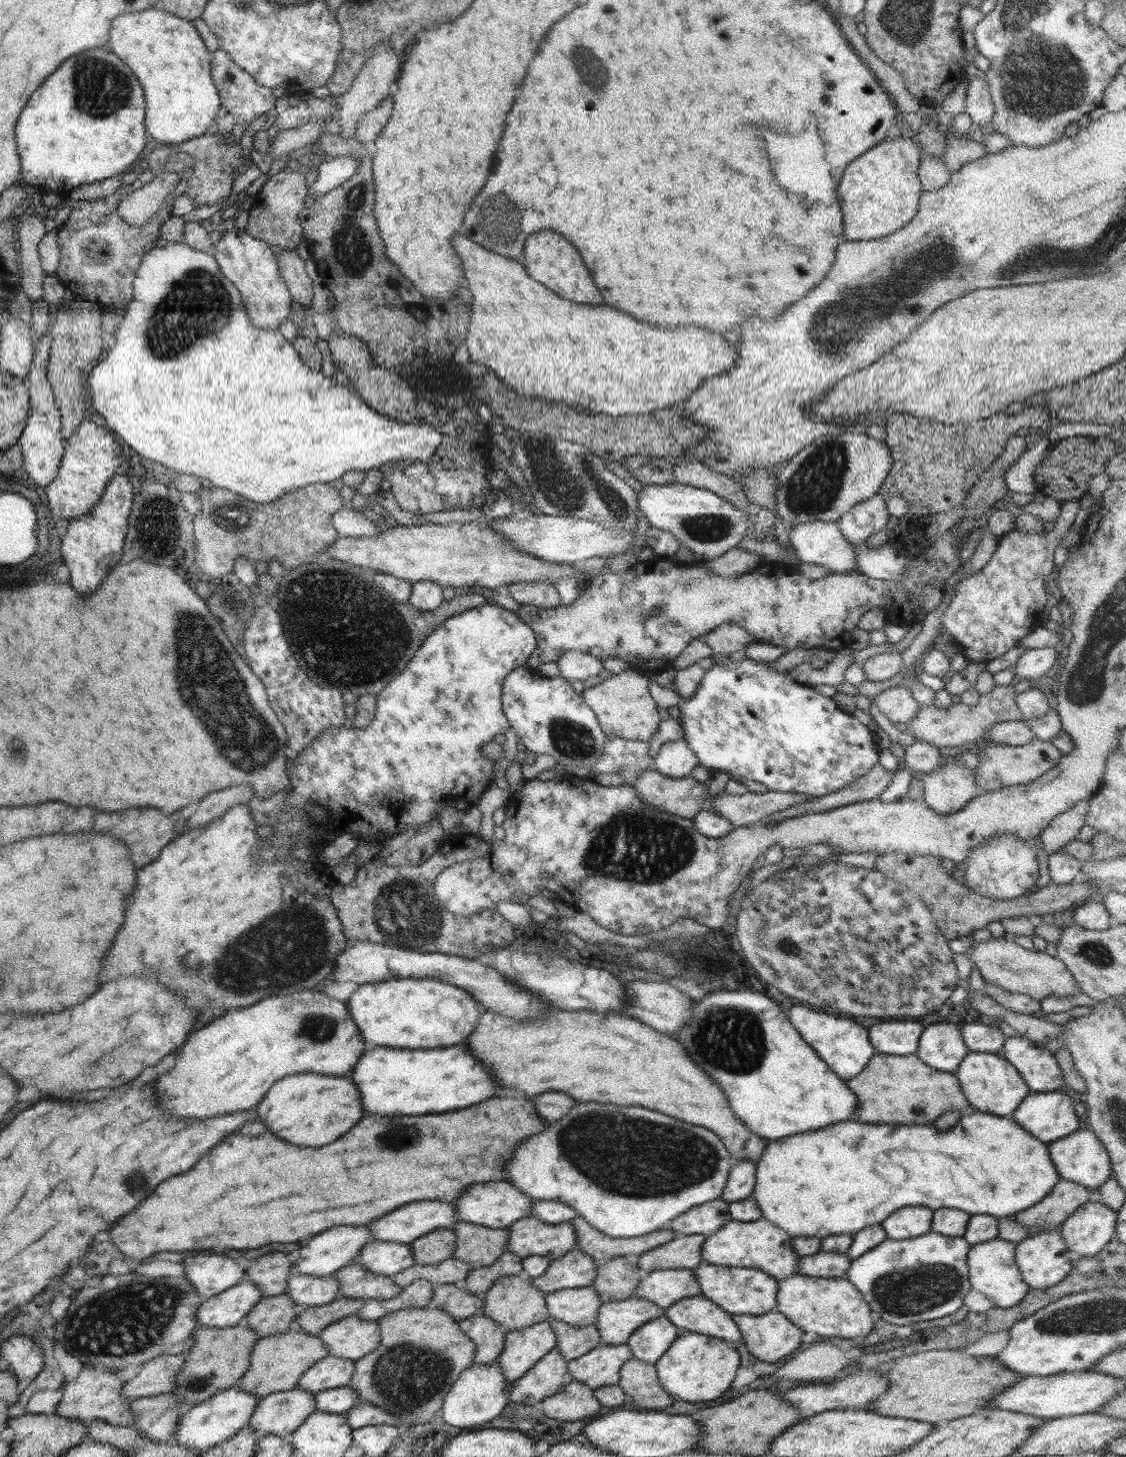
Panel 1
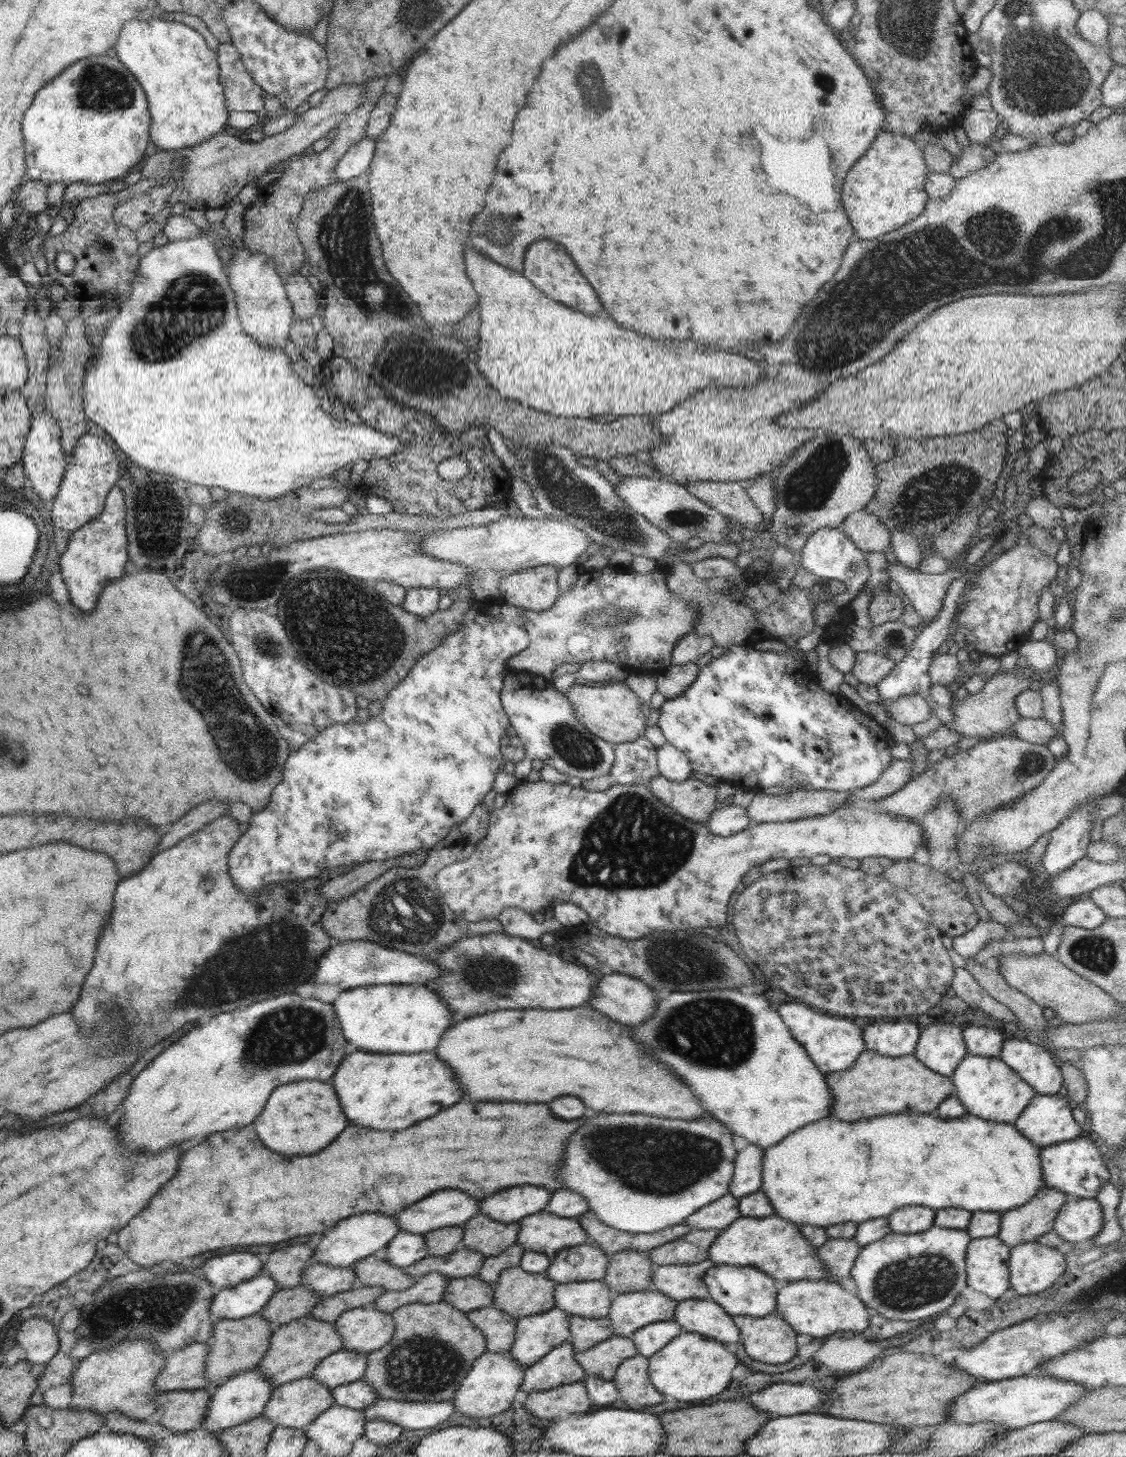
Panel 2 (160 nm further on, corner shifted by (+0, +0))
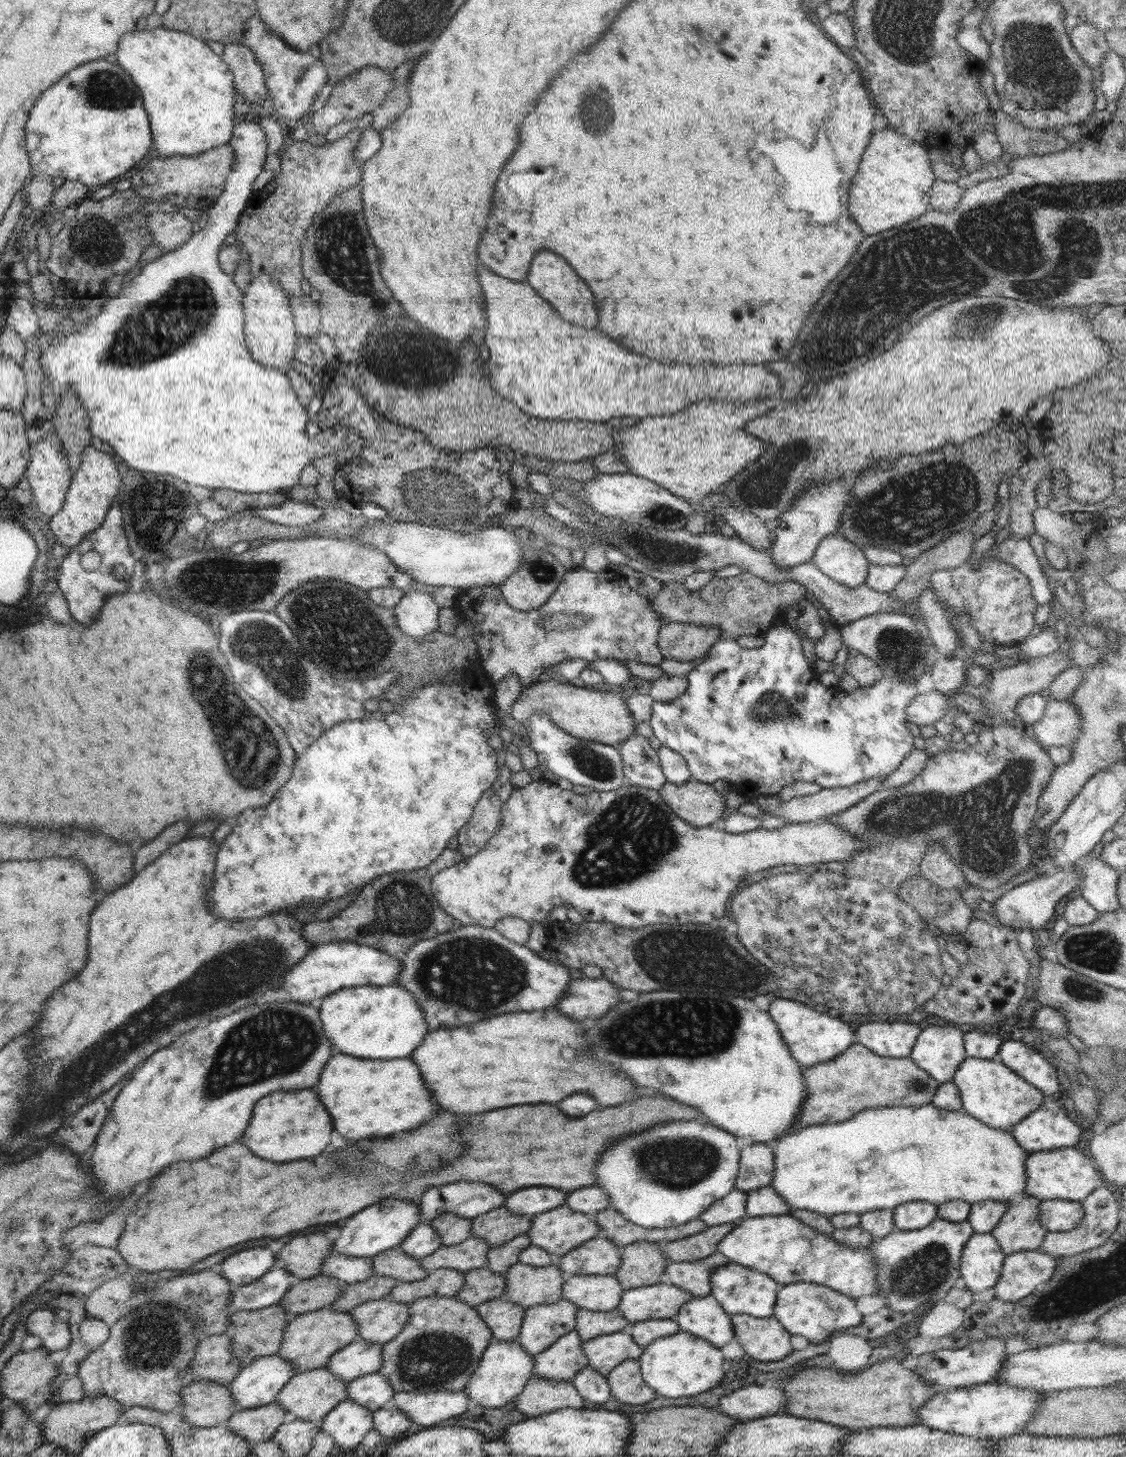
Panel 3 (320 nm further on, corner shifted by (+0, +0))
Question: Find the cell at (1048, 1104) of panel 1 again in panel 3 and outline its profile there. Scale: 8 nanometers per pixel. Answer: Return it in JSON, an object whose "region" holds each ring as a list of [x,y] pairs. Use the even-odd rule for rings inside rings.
{"region":[[[1047,1097],[1032,1115],[1010,1128],[1016,1142],[1026,1151],[1035,1153],[1042,1150],[1064,1149],[1077,1145],[1084,1126],[1070,1120],[1068,1112],[1056,1102],[1056,1097]]]}

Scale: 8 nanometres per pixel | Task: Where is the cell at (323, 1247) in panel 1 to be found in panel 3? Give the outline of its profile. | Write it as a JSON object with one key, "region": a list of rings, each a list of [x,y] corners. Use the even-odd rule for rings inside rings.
{"region":[[[396,1197],[385,1198],[349,1217],[341,1228],[340,1237],[332,1242],[332,1251],[371,1259],[375,1254],[404,1242],[408,1233],[420,1222],[418,1201],[407,1201]]]}

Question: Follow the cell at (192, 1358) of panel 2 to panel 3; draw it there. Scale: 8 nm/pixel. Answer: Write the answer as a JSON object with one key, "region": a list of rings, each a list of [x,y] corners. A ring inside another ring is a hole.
{"region":[[[228,1333],[201,1338],[196,1347],[193,1362],[186,1371],[188,1376],[192,1376],[192,1382],[216,1382],[216,1384],[229,1386],[236,1379],[242,1367],[241,1362],[232,1354],[230,1344],[232,1342]]]}

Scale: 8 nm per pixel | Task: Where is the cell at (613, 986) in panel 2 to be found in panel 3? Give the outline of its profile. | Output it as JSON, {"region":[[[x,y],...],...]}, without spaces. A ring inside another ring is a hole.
{"region":[[[586,977],[581,980],[572,980],[570,986],[568,986],[554,1007],[572,1020],[595,1019],[600,1015],[606,1014],[610,1009],[613,1009],[616,1003],[624,1001],[618,996],[618,993],[616,993],[617,988],[619,987],[616,987],[614,983],[610,983],[610,981],[603,977],[600,979]]]}

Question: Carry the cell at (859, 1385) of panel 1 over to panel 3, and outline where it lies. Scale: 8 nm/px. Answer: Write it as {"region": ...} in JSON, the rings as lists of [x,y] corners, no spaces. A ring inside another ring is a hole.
{"region":[[[756,1385],[740,1388],[740,1390],[722,1395],[715,1407],[732,1418],[748,1421],[783,1414],[786,1401],[787,1396],[785,1396],[783,1390]]]}

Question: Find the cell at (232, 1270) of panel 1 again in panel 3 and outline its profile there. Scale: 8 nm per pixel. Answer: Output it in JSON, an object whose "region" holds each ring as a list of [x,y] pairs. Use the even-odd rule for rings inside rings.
{"region":[[[256,1247],[235,1252],[219,1264],[217,1271],[230,1281],[232,1287],[250,1284],[266,1274],[276,1262],[268,1247]]]}

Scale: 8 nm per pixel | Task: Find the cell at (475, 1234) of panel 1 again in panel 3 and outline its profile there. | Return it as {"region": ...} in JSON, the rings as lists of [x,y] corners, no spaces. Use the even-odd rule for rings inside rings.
{"region":[[[502,1206],[474,1217],[471,1225],[472,1235],[484,1239],[492,1248],[515,1236],[526,1235],[532,1226],[532,1216],[519,1215]]]}

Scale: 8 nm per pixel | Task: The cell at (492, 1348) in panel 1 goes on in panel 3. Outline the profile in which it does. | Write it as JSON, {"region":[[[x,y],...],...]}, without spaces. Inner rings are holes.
{"region":[[[503,1297],[481,1302],[475,1310],[492,1332],[494,1340],[512,1342],[519,1336],[525,1314],[523,1306]]]}

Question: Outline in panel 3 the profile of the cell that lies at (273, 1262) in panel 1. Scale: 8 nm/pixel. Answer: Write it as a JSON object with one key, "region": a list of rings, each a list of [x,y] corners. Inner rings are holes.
{"region":[[[320,1231],[292,1238],[280,1249],[278,1257],[294,1280],[304,1280],[321,1274],[331,1251],[332,1242]]]}

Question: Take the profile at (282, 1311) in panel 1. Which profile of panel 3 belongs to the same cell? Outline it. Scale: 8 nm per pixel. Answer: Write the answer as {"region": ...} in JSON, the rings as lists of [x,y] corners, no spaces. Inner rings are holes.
{"region":[[[322,1274],[294,1280],[278,1305],[290,1322],[296,1315],[330,1306],[339,1297],[341,1285],[339,1280]]]}

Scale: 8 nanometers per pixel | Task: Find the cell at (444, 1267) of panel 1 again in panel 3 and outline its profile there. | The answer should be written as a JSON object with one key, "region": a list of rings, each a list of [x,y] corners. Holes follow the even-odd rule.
{"region":[[[470,1235],[464,1242],[452,1246],[441,1245],[432,1254],[418,1261],[428,1272],[444,1267],[467,1273],[475,1268],[488,1268],[489,1249],[484,1239]]]}

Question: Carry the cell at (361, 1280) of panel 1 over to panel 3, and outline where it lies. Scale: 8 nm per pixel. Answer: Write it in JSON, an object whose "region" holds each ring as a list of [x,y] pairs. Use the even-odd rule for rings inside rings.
{"region":[[[401,1245],[383,1250],[372,1259],[373,1272],[380,1276],[389,1276],[397,1281],[414,1282],[423,1279],[428,1271],[415,1258],[409,1257]]]}

